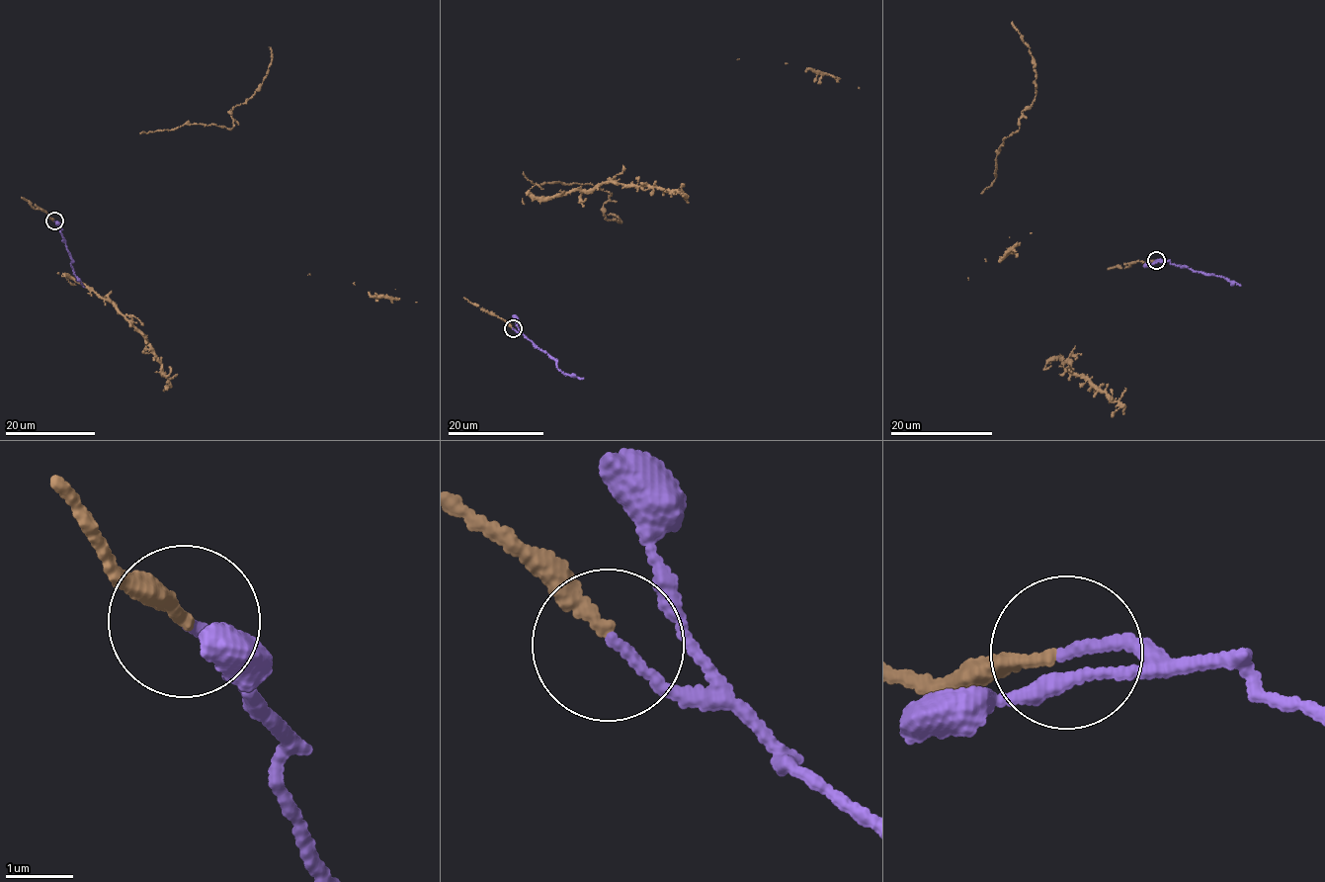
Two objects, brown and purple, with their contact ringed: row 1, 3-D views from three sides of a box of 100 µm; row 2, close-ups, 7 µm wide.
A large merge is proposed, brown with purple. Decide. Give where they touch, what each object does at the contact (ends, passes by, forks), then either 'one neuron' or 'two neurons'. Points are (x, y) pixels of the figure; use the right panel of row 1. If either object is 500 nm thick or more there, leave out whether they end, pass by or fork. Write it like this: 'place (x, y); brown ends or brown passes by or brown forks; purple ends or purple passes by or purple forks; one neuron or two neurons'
place (1156, 260); brown ends; purple ends; one neuron

